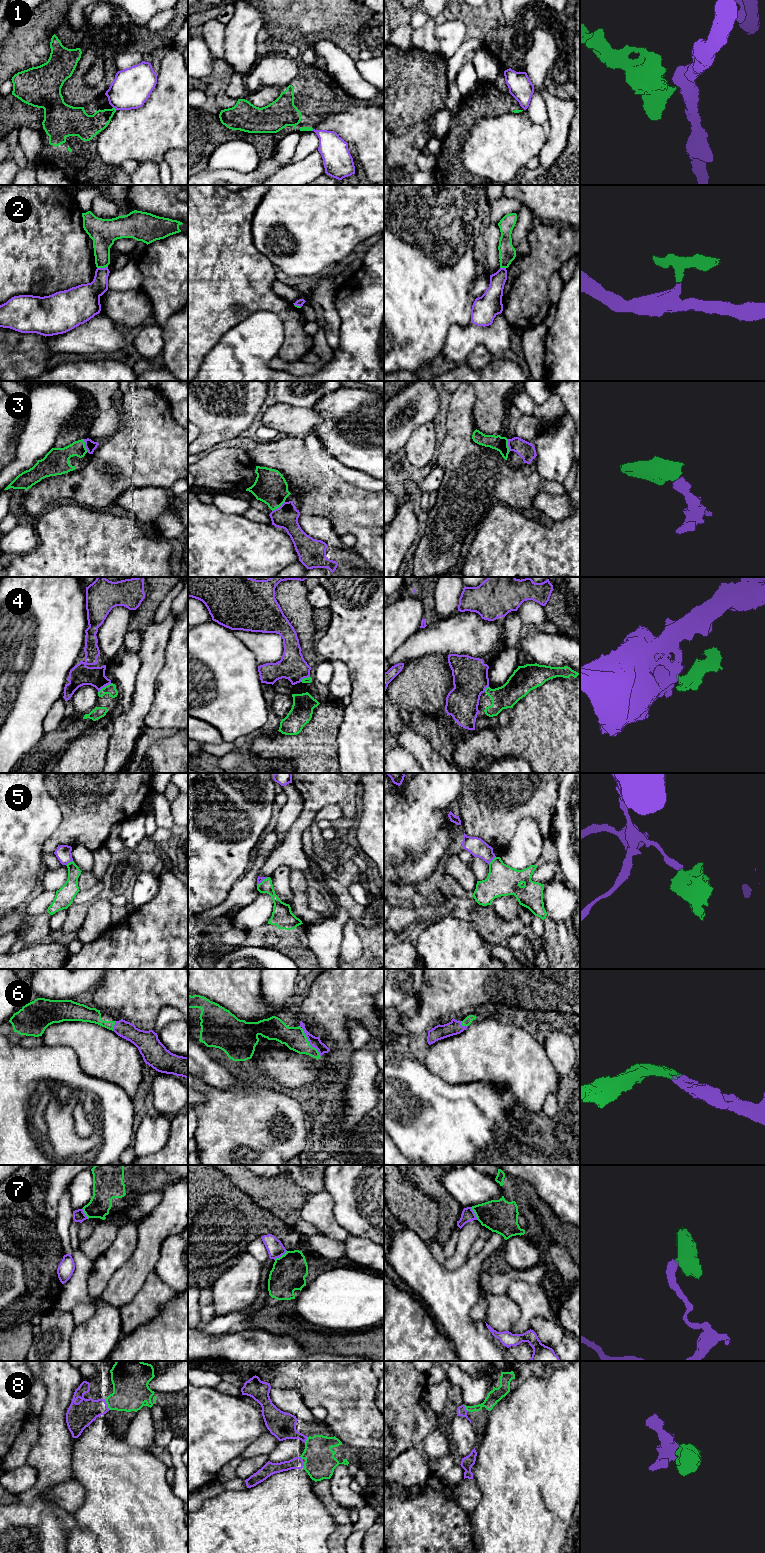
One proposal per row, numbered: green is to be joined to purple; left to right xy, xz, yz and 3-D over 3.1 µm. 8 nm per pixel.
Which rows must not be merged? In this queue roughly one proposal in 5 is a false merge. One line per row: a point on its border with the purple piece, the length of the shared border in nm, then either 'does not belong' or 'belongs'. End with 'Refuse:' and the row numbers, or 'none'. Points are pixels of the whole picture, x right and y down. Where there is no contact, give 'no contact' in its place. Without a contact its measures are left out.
1: contact xy (115, 108); length 40 nm; does not belong
2: contact xy (102, 268); length 90 nm; does not belong
3: contact xy (85, 445); length 110 nm; belongs
4: contact xy (104, 686); length 130 nm; does not belong
5: contact yz (491, 860); length 90 nm; does not belong
6: contact xz (309, 1042); length 300 nm; belongs
7: contact xz (280, 1256); length 130 nm; does not belong
8: contact xy (106, 1404); length 100 nm; belongs
Refuse: 1, 2, 4, 5, 7

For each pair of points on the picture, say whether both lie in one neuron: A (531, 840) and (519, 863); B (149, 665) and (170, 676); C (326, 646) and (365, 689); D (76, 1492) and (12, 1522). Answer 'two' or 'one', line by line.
A: one
B: two
C: one
D: two

